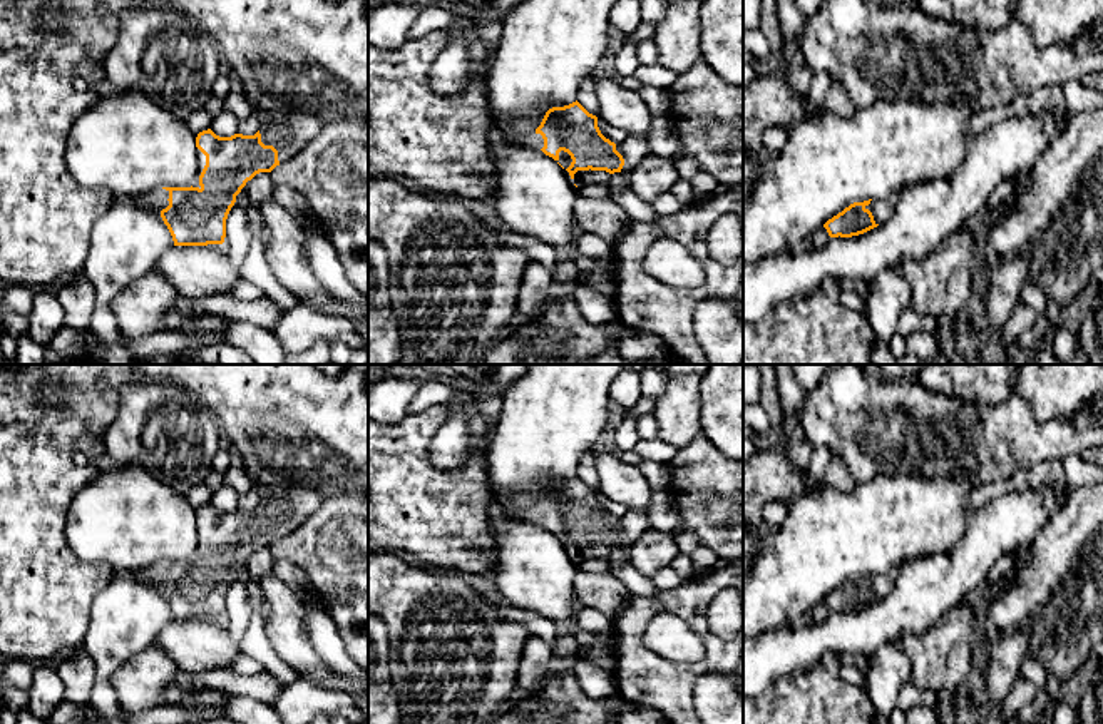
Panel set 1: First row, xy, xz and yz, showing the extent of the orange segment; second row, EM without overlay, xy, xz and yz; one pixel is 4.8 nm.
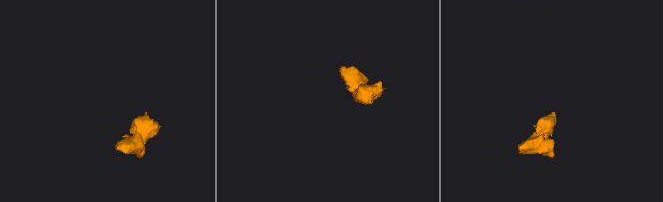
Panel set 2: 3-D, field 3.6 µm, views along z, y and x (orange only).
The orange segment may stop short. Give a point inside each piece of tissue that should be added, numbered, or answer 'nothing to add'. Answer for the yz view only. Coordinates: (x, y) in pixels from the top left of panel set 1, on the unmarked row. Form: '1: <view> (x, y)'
1: yz (882, 584)

